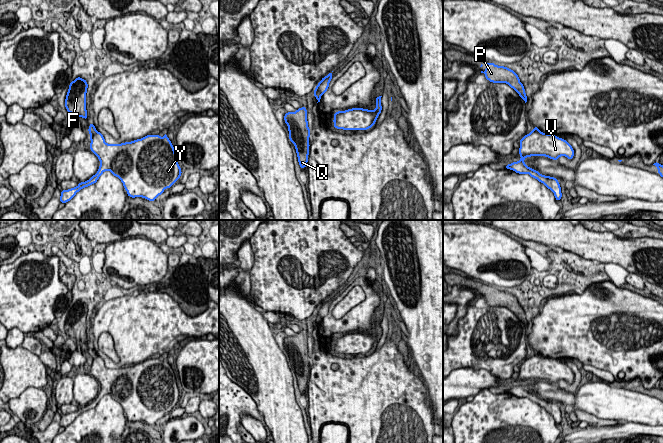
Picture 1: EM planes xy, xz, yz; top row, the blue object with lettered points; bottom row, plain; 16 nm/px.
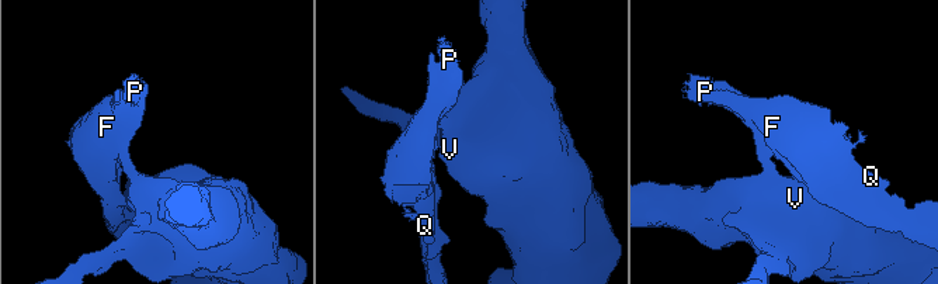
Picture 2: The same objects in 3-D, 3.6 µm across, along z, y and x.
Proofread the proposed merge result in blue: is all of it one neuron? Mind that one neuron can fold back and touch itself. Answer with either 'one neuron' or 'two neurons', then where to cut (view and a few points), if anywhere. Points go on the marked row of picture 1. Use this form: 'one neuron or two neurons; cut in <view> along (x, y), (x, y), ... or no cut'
two neurons; cut in xy along (97, 131), (90, 136)

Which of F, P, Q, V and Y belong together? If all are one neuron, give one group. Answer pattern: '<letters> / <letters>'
F P Q / V Y

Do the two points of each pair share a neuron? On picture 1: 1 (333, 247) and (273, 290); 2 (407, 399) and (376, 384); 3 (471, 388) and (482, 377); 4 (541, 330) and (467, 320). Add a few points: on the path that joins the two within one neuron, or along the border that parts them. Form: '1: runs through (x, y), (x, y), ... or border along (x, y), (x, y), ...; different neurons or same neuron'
1: runs through (311, 247), (287, 247), (273, 261), (273, 268); same neuron
2: runs through (399, 399), (391, 399), (384, 392); same neuron
3: runs through (474, 385), (479, 380); same neuron
4: border along (527, 336), (526, 341); different neurons

